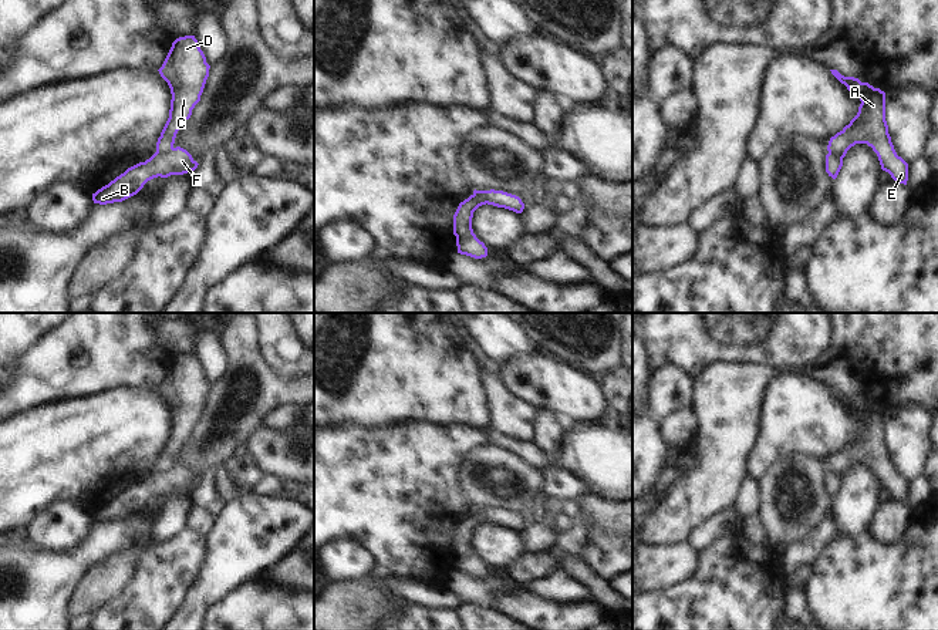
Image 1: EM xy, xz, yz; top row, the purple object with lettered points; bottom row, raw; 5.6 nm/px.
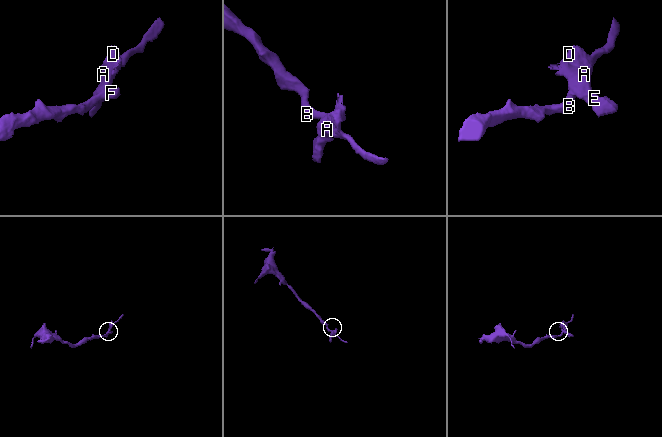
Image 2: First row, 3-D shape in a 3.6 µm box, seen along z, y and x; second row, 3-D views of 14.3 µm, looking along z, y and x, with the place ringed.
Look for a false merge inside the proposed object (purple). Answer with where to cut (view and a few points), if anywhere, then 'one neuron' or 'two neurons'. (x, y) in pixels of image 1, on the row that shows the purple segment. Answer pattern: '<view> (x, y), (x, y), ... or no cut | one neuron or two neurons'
xy (172, 147), (166, 152), (157, 152) | two neurons

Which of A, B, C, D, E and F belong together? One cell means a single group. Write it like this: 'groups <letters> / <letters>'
groups A C D E / B F

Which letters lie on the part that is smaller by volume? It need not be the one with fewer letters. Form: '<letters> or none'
A, C, D, E

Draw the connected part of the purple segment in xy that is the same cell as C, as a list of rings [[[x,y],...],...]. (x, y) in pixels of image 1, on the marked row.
[[[195,36],[179,37],[158,70],[168,82],[172,94],[169,118],[156,142],[158,154],[168,154],[175,144],[176,134],[192,110],[200,101],[210,65]]]

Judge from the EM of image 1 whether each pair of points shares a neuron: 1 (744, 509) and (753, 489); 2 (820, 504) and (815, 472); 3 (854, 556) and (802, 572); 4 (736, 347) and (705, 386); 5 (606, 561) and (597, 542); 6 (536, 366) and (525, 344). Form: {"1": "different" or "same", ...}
{"1": "same", "2": "same", "3": "different", "4": "different", "5": "same", "6": "different"}

